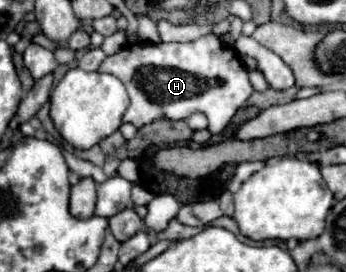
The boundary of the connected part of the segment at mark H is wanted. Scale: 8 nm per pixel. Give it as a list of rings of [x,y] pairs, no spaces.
[[[205,35],[191,43],[161,43],[157,47],[149,43],[125,45],[107,57],[99,71],[115,75],[125,85],[131,105],[123,121],[135,127],[157,119],[187,119],[193,113],[203,113],[209,119],[209,131],[215,135],[229,125],[237,109],[241,109],[253,93],[249,71],[235,51],[225,47],[215,35]]]

